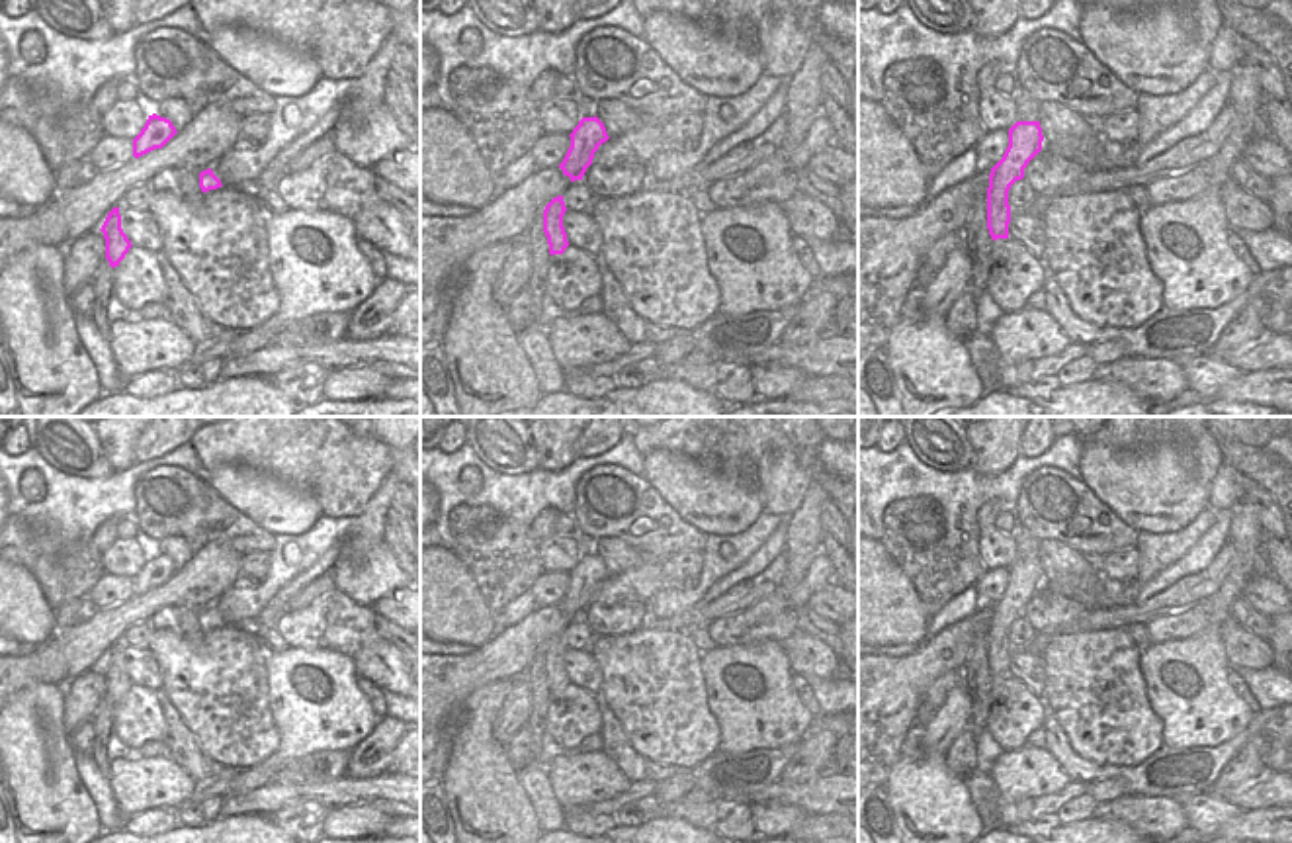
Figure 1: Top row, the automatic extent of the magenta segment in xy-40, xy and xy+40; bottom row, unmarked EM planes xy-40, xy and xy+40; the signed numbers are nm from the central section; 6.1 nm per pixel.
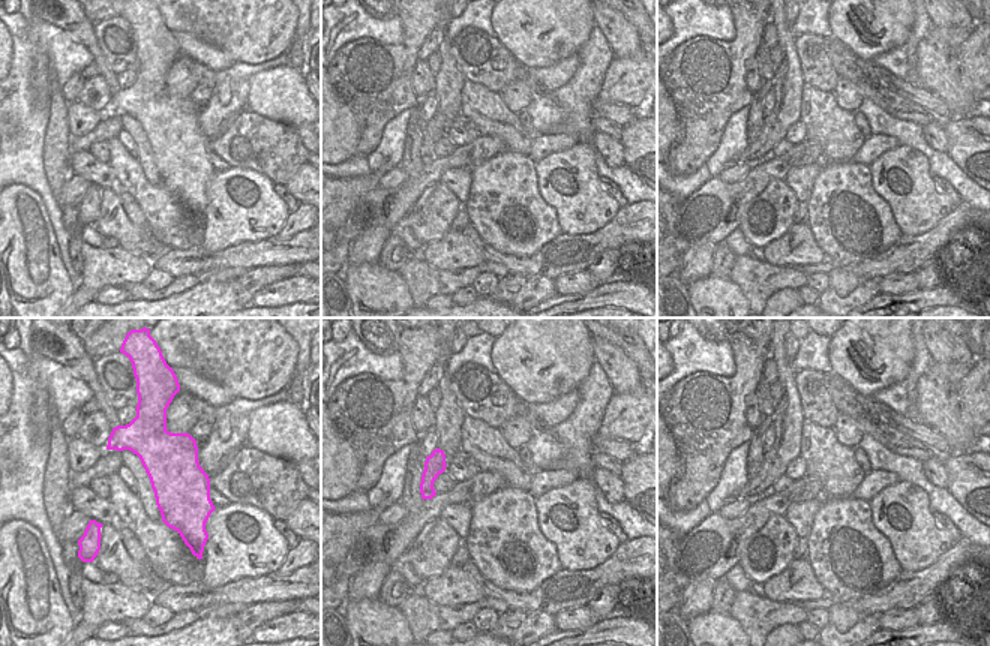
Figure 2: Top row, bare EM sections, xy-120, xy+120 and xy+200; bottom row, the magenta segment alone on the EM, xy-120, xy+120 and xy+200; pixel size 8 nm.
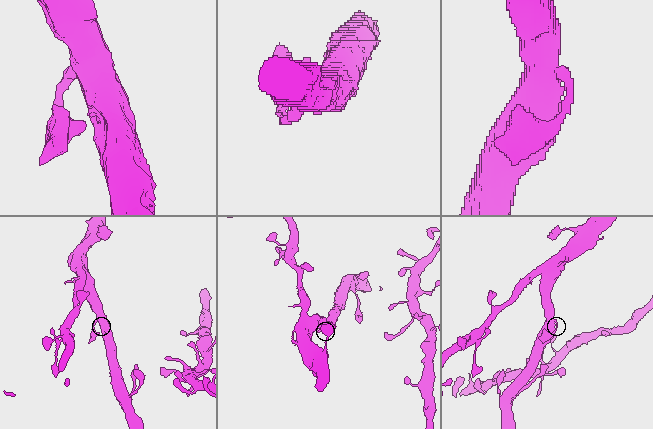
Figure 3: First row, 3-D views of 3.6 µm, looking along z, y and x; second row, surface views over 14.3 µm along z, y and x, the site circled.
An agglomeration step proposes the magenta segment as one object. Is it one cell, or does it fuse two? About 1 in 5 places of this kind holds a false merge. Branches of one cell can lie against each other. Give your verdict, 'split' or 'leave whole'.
leave whole

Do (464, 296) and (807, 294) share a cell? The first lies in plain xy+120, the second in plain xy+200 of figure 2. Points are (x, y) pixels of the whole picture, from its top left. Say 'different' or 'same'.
same

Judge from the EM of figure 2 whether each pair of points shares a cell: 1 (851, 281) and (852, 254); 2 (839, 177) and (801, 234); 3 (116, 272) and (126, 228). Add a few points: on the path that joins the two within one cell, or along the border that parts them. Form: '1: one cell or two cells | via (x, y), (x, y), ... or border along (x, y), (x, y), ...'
1: two cells | border along (827, 258), (840, 267)
2: two cells | border along (806, 224), (815, 243), (827, 255)
3: two cells | border along (119, 246), (152, 261)

